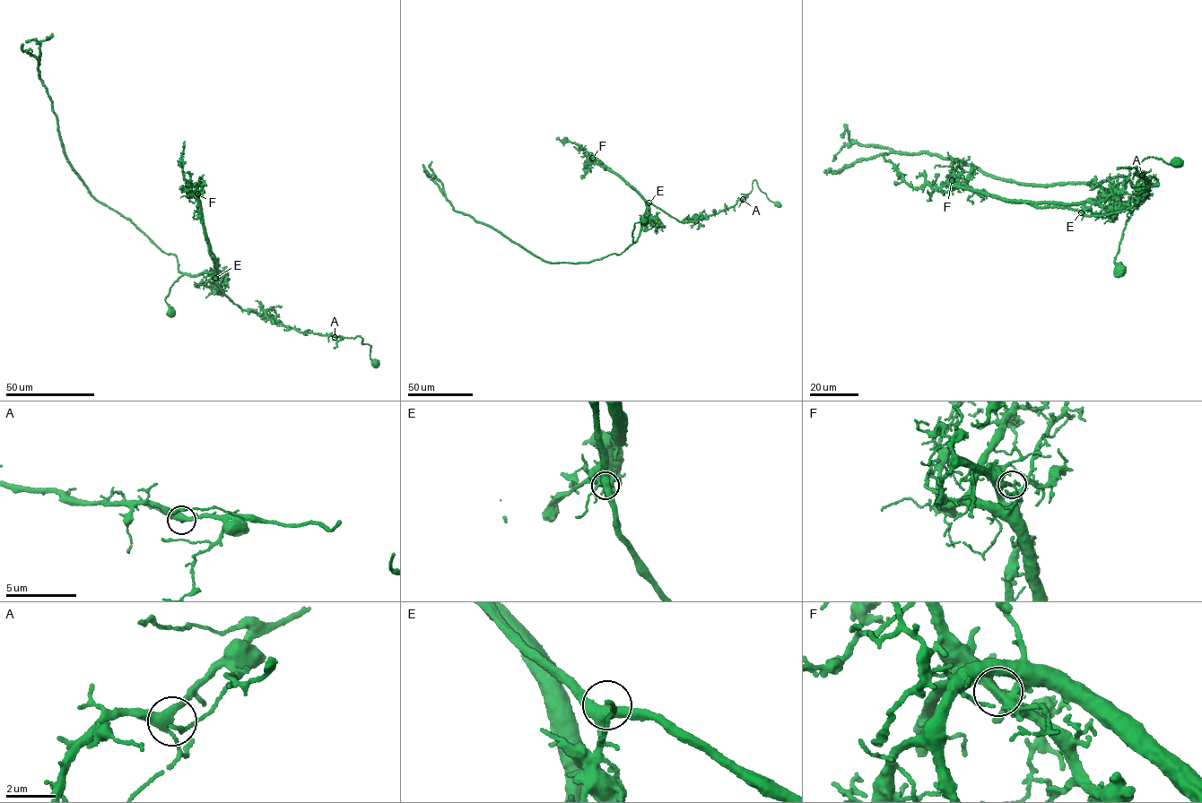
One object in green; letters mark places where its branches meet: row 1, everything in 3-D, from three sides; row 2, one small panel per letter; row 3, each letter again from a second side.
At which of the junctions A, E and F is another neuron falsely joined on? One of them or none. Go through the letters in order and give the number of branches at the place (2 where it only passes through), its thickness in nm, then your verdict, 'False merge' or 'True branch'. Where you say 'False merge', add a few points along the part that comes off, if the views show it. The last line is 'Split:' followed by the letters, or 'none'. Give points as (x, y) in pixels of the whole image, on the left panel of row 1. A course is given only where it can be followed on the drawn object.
A: Branches: 3. Thickness 340 nm. True branch
E: Branches: 3. Thickness 360 nm. True branch
F: Branches: 3. Thickness 200 nm. False merge. Course of the part to remove: (197, 194), (217, 284), (233, 303), (300, 332), (359, 335), (361, 343), (370, 345), (371, 359), (378, 366)
Split: F

